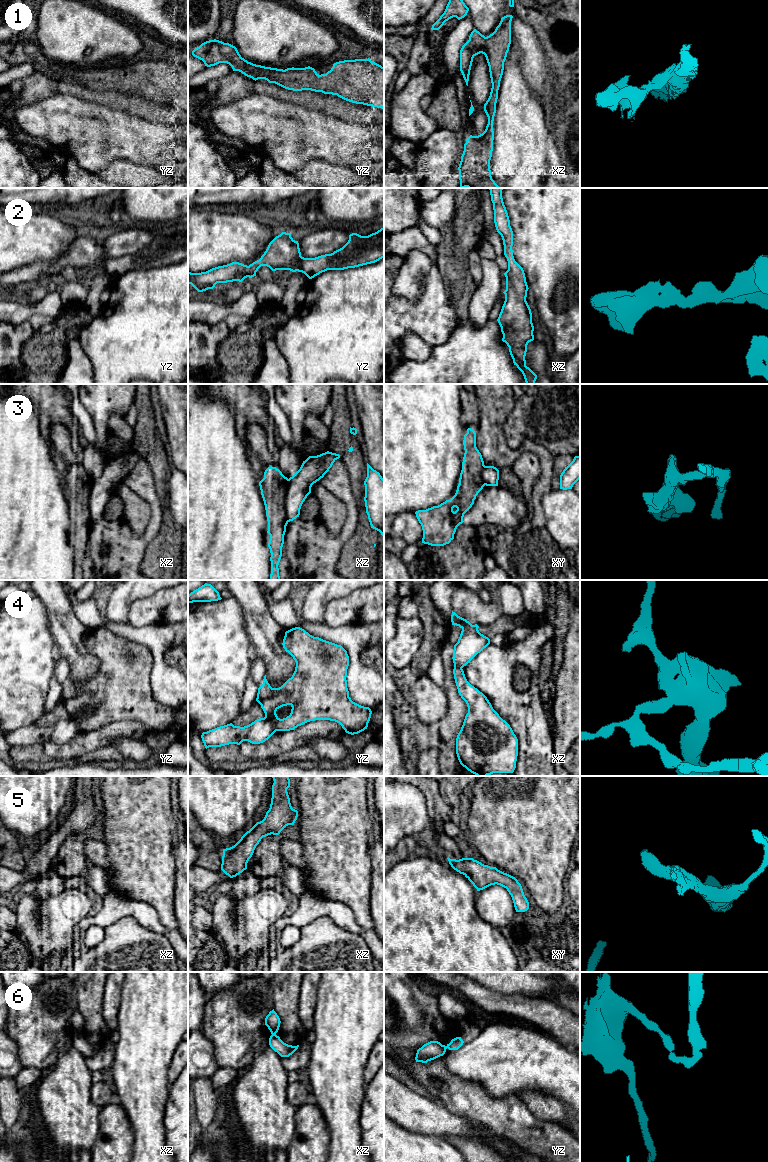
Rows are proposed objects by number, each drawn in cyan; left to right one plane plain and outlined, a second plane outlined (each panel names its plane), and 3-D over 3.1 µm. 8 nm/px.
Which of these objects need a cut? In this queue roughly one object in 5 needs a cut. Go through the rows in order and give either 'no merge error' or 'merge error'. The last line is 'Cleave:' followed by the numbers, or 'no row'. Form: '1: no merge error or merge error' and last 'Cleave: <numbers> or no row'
1: no merge error
2: no merge error
3: merge error
4: merge error
5: no merge error
6: merge error
Cleave: 3, 4, 6

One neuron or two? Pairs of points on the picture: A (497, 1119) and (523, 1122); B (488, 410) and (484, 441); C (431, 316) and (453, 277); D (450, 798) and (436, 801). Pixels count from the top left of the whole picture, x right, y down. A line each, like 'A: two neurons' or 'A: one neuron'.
A: one neuron
B: one neuron
C: two neurons
D: two neurons

